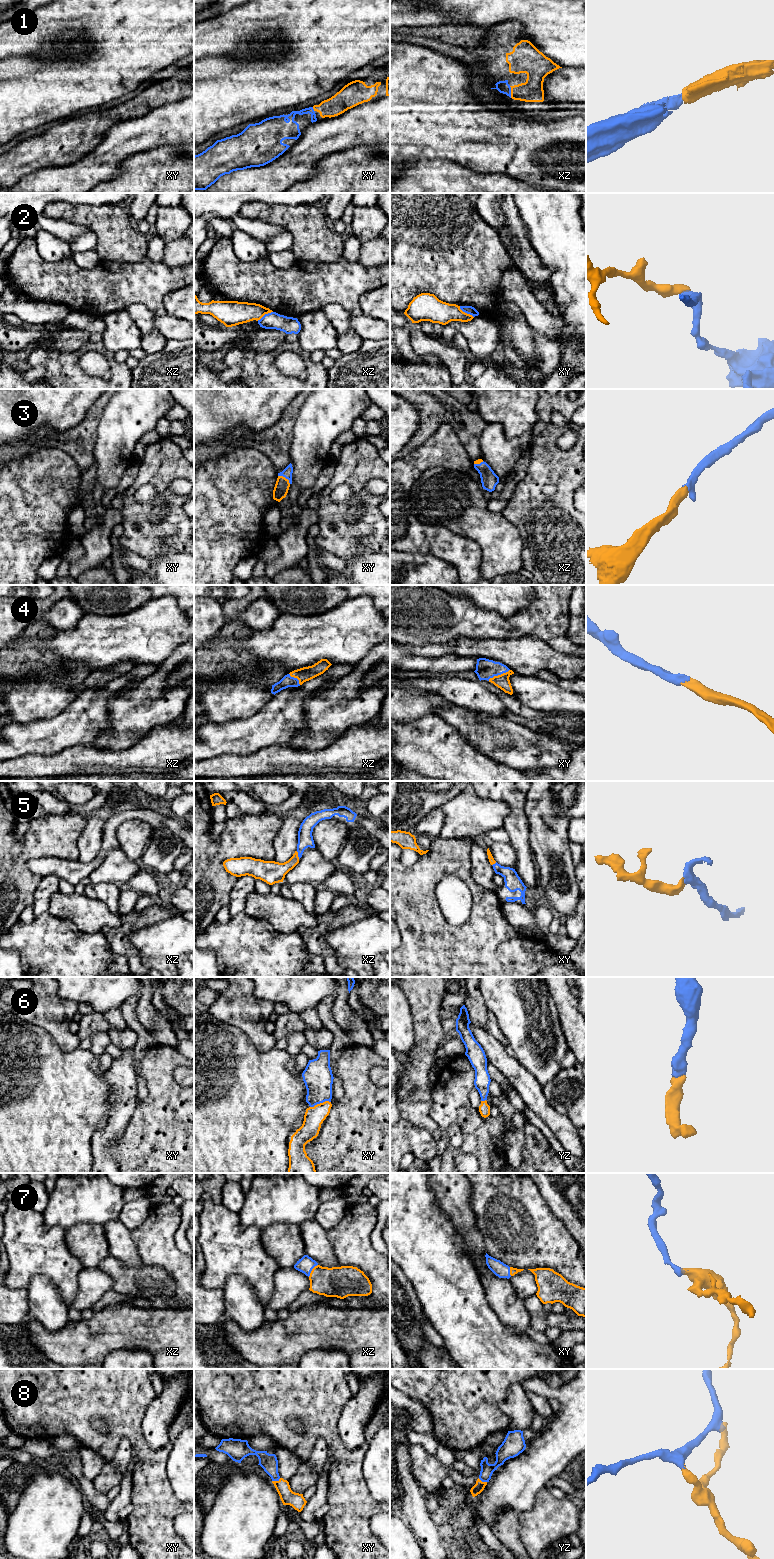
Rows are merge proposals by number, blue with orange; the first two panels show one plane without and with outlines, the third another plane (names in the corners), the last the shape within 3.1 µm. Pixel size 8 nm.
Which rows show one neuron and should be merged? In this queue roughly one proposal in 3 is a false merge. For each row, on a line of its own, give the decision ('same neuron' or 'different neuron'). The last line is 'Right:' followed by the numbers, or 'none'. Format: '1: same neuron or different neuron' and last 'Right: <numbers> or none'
1: same neuron
2: different neuron
3: same neuron
4: same neuron
5: same neuron
6: same neuron
7: same neuron
8: same neuron
Right: 1, 3, 4, 5, 6, 7, 8

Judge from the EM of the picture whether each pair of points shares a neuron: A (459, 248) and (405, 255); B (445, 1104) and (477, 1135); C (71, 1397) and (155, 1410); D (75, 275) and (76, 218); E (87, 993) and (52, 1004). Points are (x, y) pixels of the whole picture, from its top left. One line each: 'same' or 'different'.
A: same
B: same
C: different
D: different
E: different

